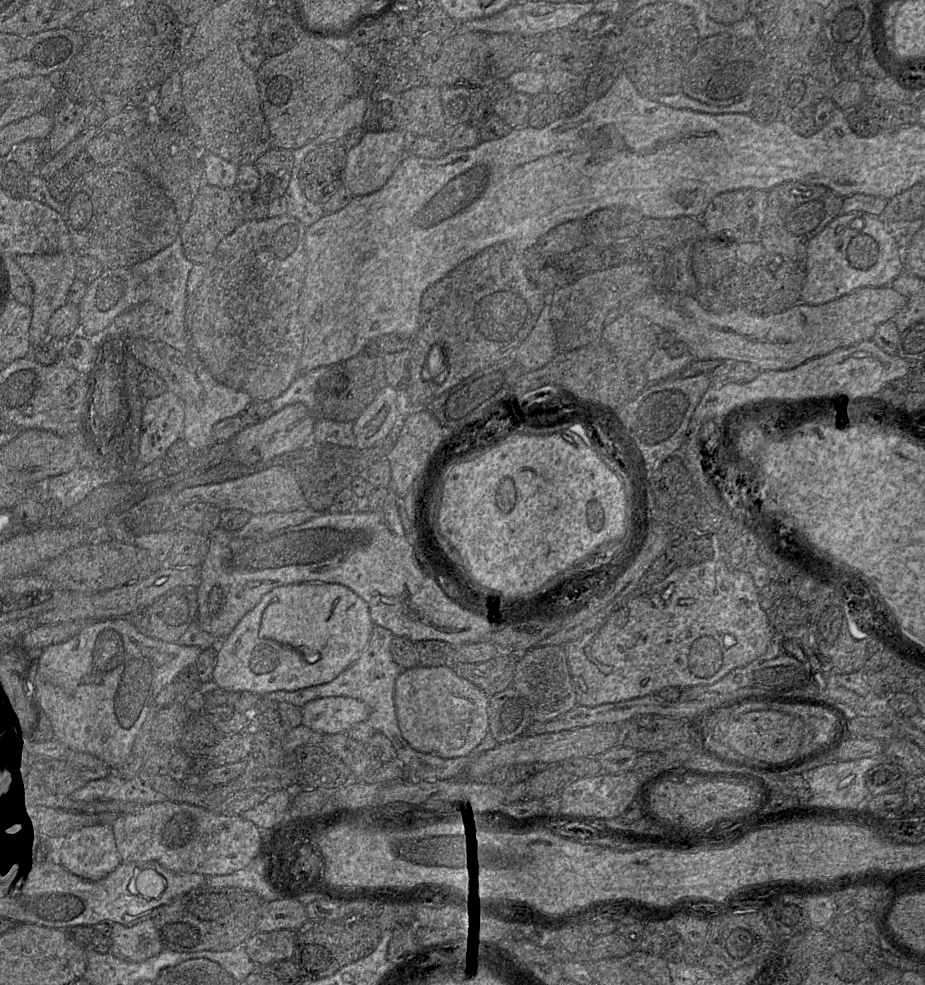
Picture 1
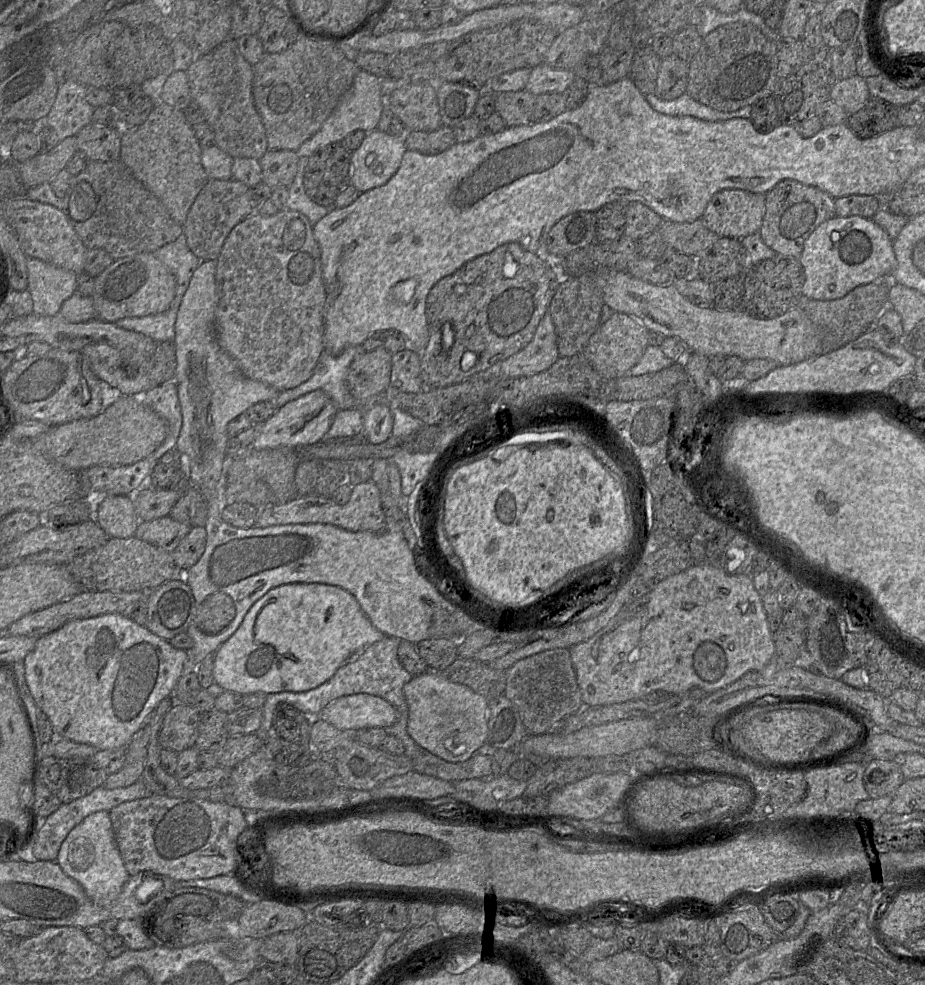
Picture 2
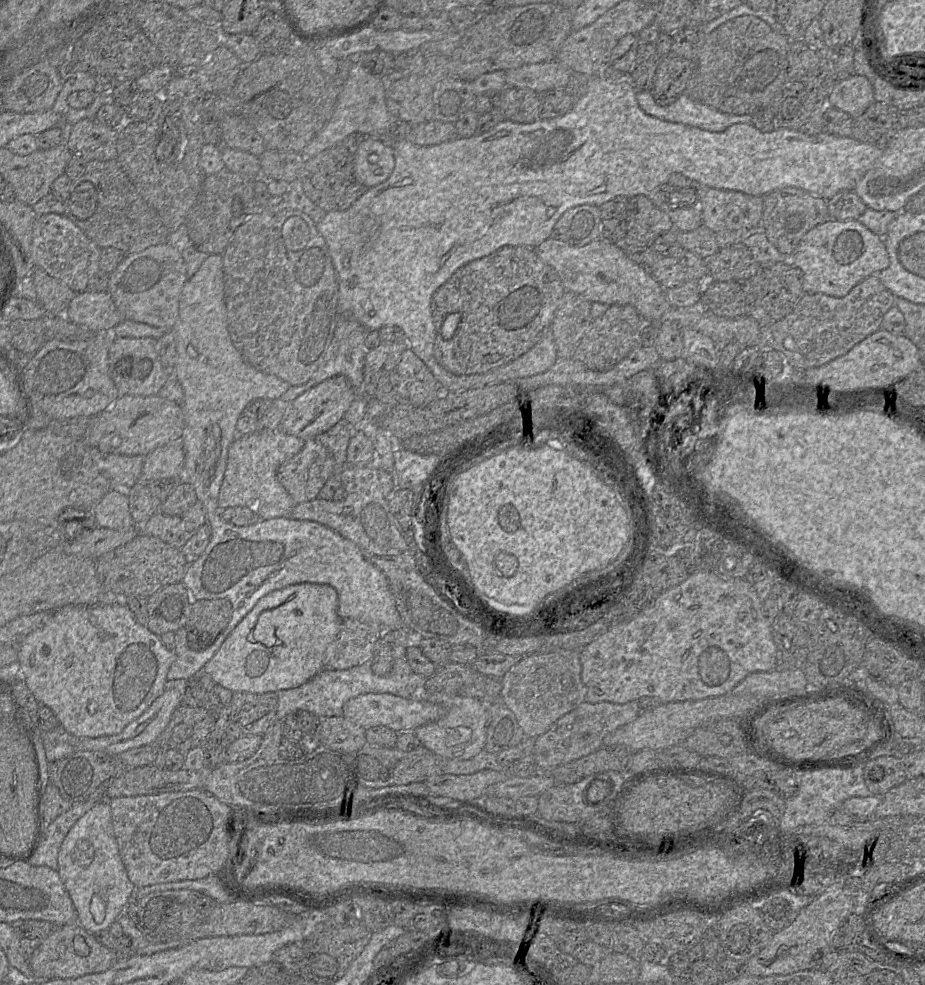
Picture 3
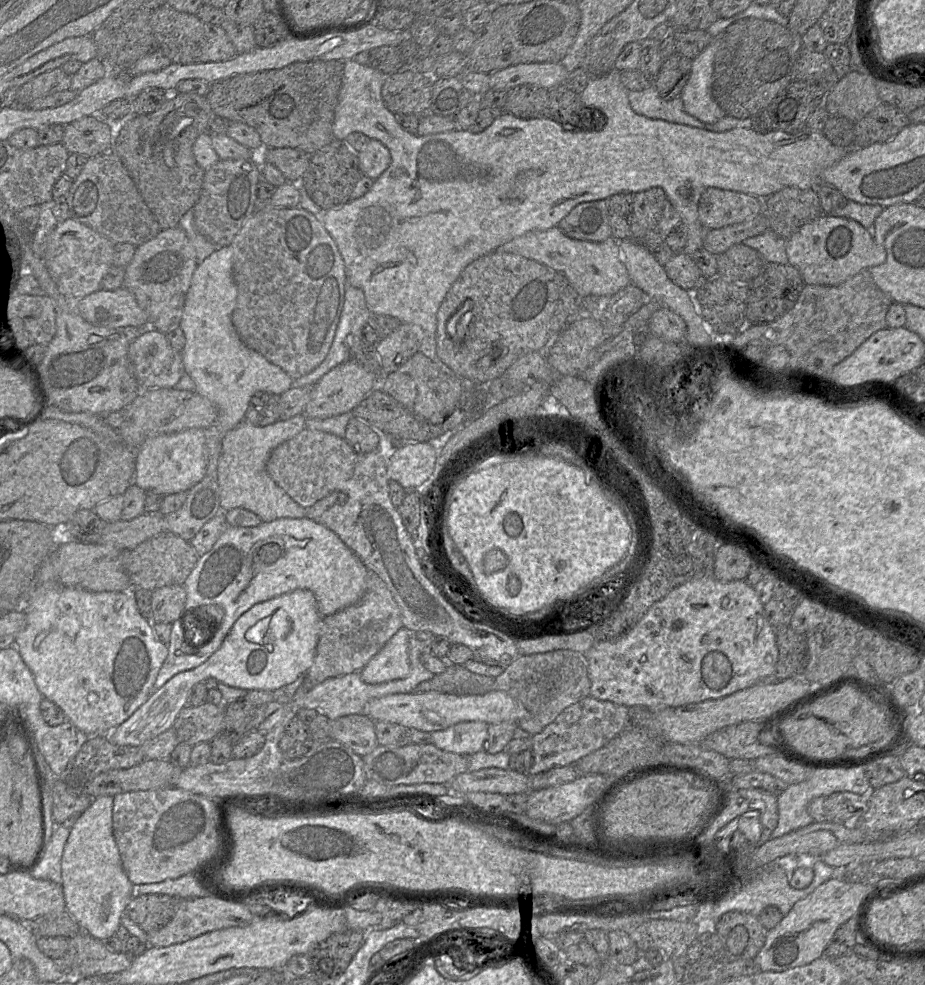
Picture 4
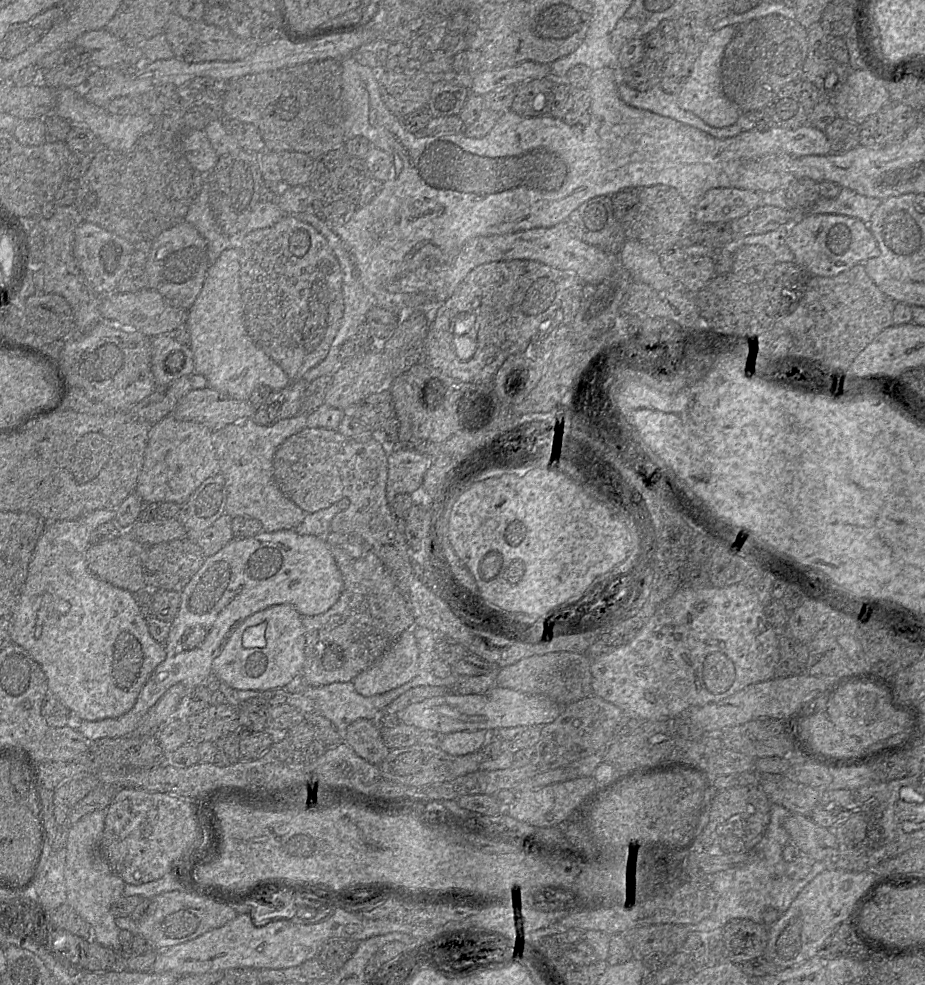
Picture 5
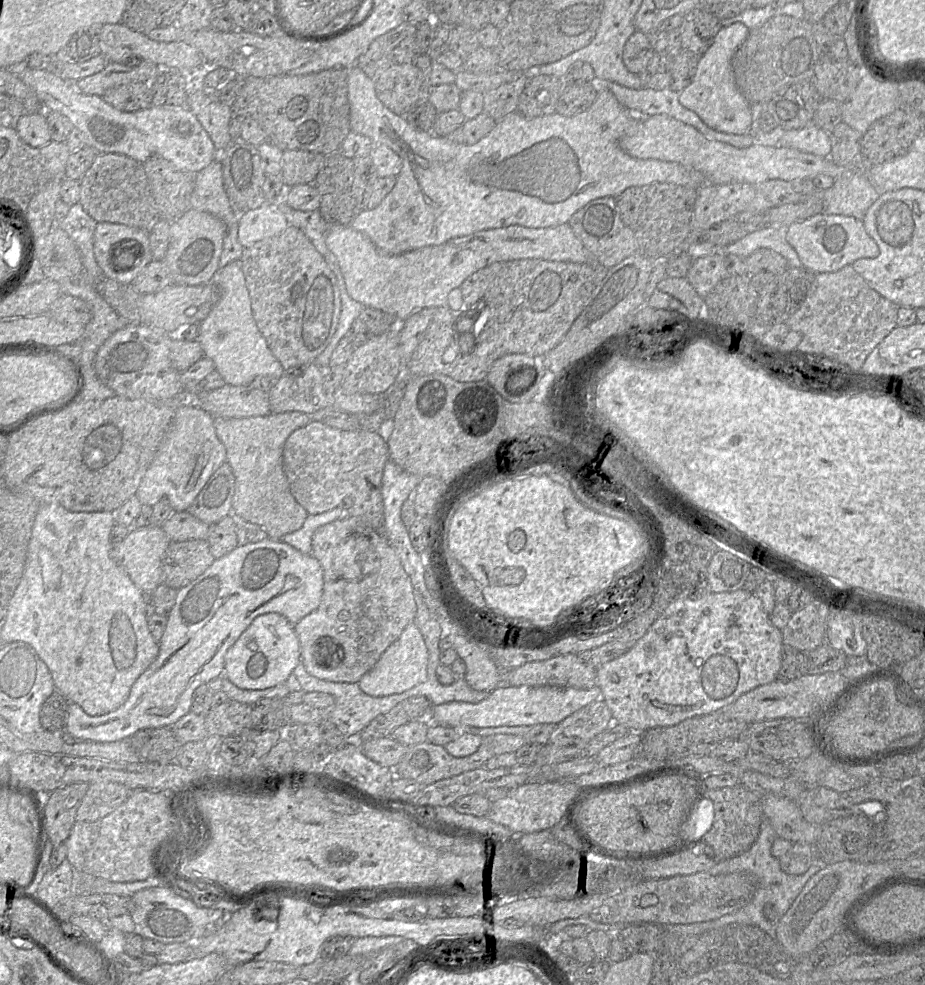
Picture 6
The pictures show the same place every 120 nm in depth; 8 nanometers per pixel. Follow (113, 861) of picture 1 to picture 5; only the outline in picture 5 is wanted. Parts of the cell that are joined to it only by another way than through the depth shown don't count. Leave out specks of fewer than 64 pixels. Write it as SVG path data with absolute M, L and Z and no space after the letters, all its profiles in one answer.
M95 810L70 825L66 842L65 884L67 904L90 926L92 938L99 944L117 951L120 928L115 923L111 905L123 894L125 881L114 873L100 856L99 842L104 829L105 810Z

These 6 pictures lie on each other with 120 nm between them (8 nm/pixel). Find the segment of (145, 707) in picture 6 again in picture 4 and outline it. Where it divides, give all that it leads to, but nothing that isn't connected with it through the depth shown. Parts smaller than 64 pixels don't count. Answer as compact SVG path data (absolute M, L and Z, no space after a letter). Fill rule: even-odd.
M279 518L253 527L227 526L211 550L199 557L184 582L186 611L193 611L202 605L218 605L223 609L223 619L219 624L202 620L211 632L209 636L204 632L204 637L189 637L190 632L196 632L201 627L191 616L172 623L168 655L154 682L154 689L159 689L174 675L196 668L211 657L235 621L255 604L295 589L306 589L314 594L319 614L328 616L361 599L366 589L367 571L363 562L333 531L314 519ZM189 638L203 640L192 646Z

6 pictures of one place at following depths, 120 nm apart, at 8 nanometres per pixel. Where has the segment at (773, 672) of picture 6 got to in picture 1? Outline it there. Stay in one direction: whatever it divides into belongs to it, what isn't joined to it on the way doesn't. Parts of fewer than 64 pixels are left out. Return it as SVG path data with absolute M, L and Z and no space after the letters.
M716 557L716 558L708 559L706 561L702 561L700 563L677 567L665 579L663 579L658 583L655 583L654 585L645 586L645 587L635 587L633 590L631 590L627 595L623 597L623 599L606 615L606 617L602 620L602 622L598 624L594 629L585 633L582 637L570 641L564 645L550 645L550 646L562 646L566 653L569 673L576 694L577 705L586 706L586 707L596 707L602 704L618 703L622 701L628 701L634 698L644 697L650 694L657 694L660 690L662 690L665 687L677 687L680 689L686 689L688 687L692 687L696 685L709 685L709 684L716 683L732 670L739 667L744 667L749 663L751 663L752 661L754 661L755 659L757 659L758 657L760 657L761 655L763 655L766 652L772 638L773 638L773 631L768 622L768 613L764 609L762 609L759 603L759 590L755 586L753 578L750 575L750 573L747 570L730 569L721 558Z

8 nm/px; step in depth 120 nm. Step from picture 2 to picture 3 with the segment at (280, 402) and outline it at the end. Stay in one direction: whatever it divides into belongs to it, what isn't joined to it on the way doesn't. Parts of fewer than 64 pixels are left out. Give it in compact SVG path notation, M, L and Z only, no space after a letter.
M338 315L338 322L332 341L322 363L319 365L316 372L305 384L297 386L290 385L290 388L279 399L291 403L305 391L311 389L326 379L338 375L344 376L359 395L362 391L362 383L364 380L364 363L367 353L365 339L367 332L368 330L356 320Z

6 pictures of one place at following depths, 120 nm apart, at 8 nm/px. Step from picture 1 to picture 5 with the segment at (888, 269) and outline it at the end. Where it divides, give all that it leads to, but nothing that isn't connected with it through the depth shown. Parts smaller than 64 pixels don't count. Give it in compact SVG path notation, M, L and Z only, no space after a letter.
M838 214L803 215L790 225L786 244L795 256L795 263L823 277L837 276L880 255L878 243L867 224L858 218Z

